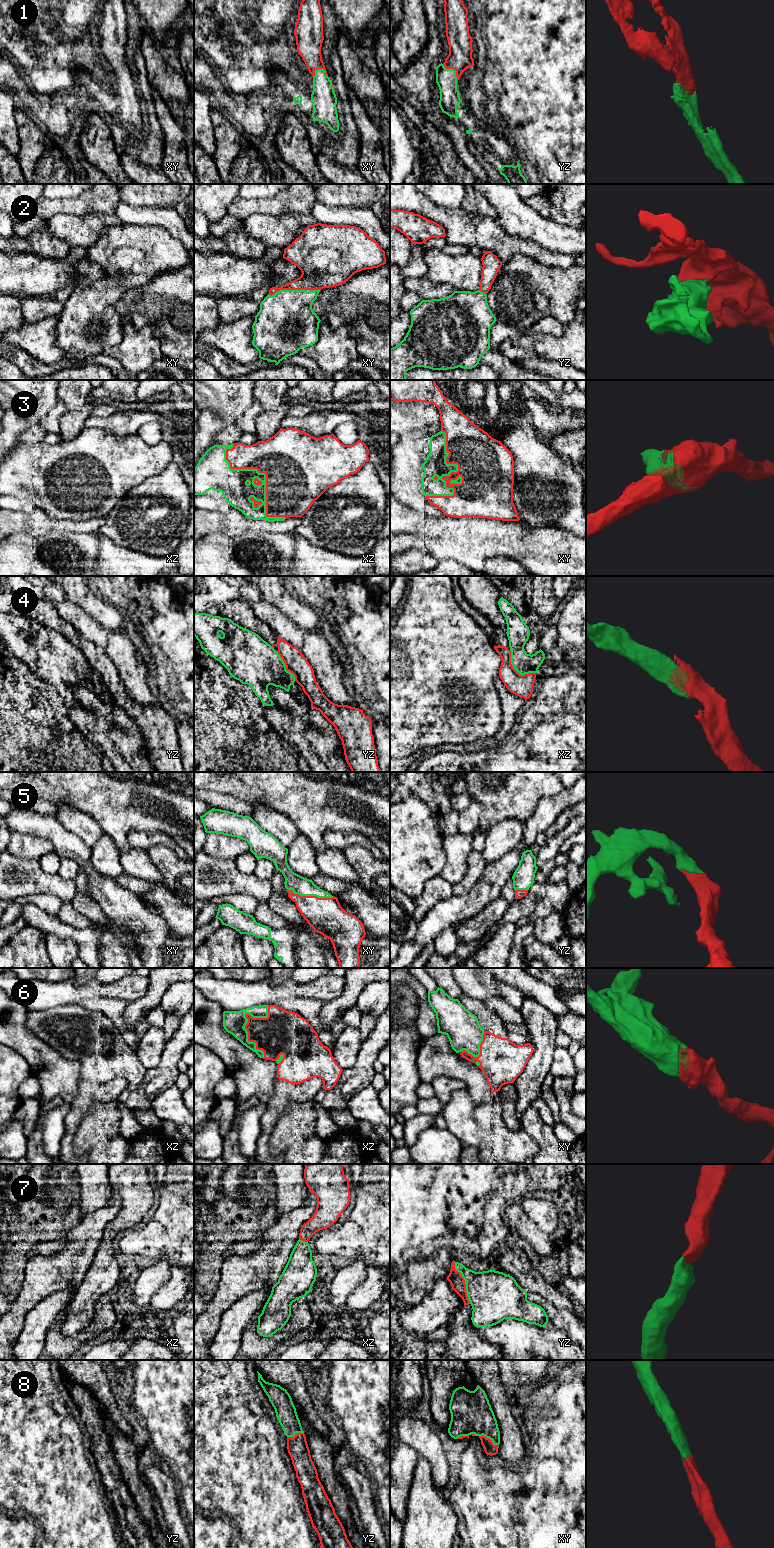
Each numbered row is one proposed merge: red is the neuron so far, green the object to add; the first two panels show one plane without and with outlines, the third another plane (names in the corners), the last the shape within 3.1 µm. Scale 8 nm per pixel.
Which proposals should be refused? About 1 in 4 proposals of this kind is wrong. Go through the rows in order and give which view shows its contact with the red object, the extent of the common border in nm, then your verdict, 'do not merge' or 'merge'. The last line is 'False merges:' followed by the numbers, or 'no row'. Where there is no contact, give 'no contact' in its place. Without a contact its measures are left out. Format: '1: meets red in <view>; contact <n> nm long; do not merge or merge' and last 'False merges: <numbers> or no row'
1: meets red in yz; contact 220 nm long; merge
2: meets red in xy; contact 320 nm long; merge
3: meets red in xz; contact 750 nm long; merge
4: meets red in xz; contact 280 nm long; do not merge
5: meets red in xy; contact 380 nm long; merge
6: meets red in xz; contact 440 nm long; merge
7: meets red in yz; contact 360 nm long; merge
8: meets red in xy; contact 180 nm long; merge
False merges: 4

